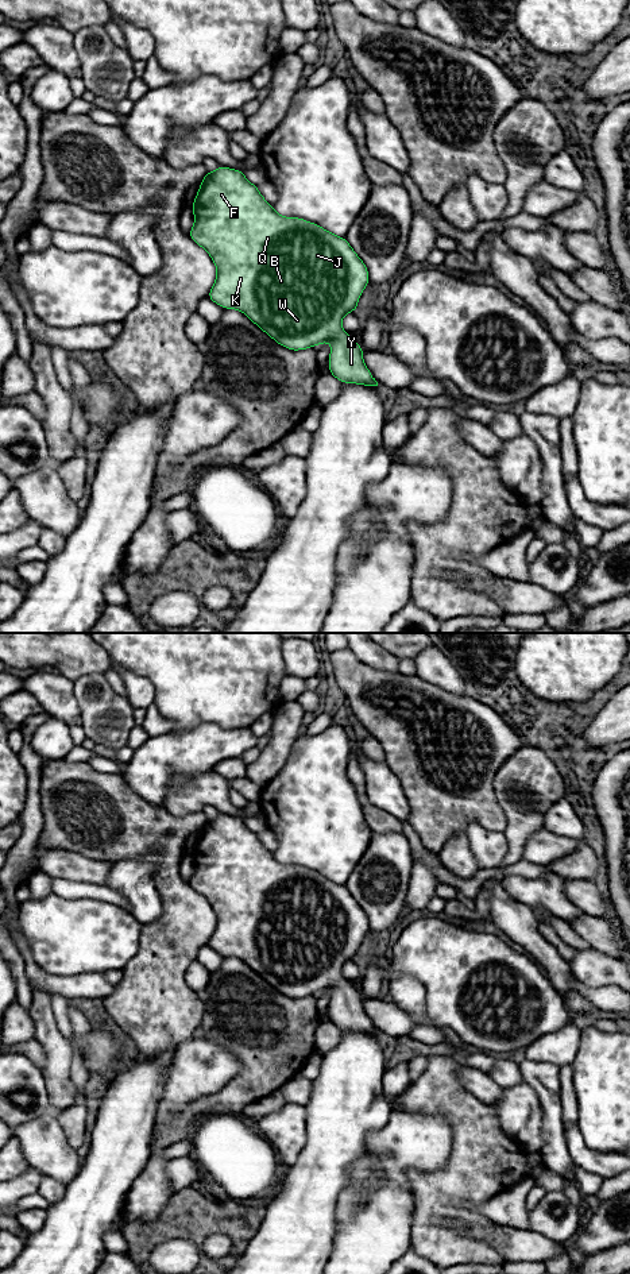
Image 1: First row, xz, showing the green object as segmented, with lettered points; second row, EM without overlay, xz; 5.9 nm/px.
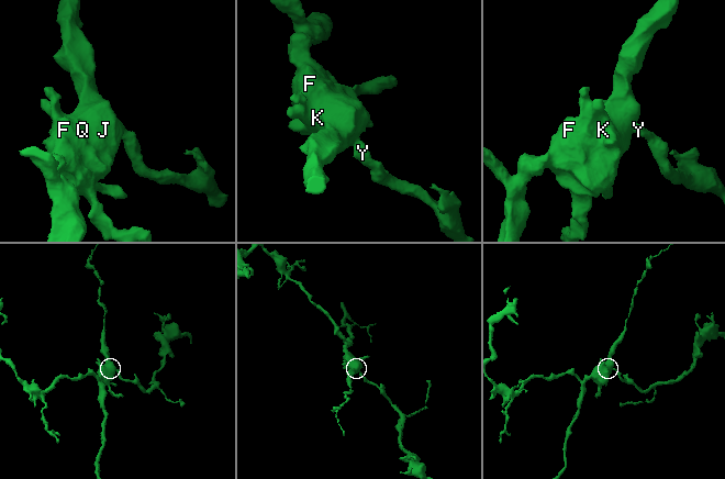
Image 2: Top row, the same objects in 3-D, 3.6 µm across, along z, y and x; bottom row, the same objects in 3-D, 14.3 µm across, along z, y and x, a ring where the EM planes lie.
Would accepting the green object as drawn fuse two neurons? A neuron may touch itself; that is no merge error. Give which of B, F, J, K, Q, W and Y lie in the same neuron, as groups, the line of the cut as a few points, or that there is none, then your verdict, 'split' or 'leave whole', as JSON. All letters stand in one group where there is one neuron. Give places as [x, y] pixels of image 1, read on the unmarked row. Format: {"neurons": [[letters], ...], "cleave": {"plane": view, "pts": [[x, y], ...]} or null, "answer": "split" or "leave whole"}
{"neurons": [["B", "F", "J", "K", "Q", "W", "Y"]], "cleave": null, "answer": "leave whole"}

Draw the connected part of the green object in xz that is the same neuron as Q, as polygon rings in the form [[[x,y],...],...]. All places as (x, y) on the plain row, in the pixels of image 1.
[[[221,812],[214,819],[206,819],[201,827],[192,857],[194,872],[188,883],[209,902],[217,918],[214,931],[206,943],[210,949],[223,957],[244,961],[274,989],[290,999],[302,999],[331,989],[328,1005],[331,1023],[341,1031],[378,1034],[364,1012],[362,993],[341,974],[347,961],[357,960],[357,949],[370,931],[366,911],[345,885],[302,865],[278,862],[274,853],[263,846],[258,834],[246,826],[243,818]]]

